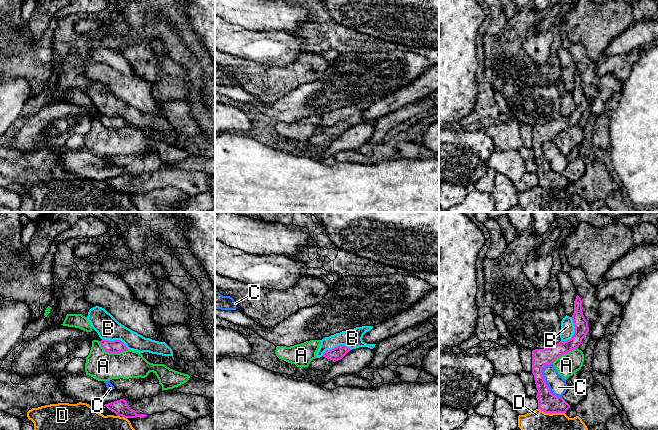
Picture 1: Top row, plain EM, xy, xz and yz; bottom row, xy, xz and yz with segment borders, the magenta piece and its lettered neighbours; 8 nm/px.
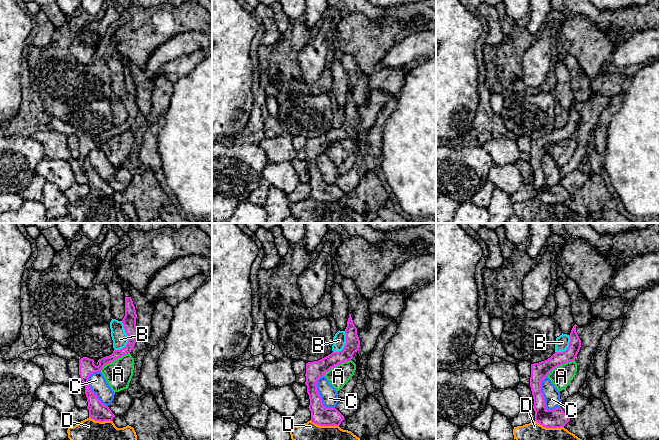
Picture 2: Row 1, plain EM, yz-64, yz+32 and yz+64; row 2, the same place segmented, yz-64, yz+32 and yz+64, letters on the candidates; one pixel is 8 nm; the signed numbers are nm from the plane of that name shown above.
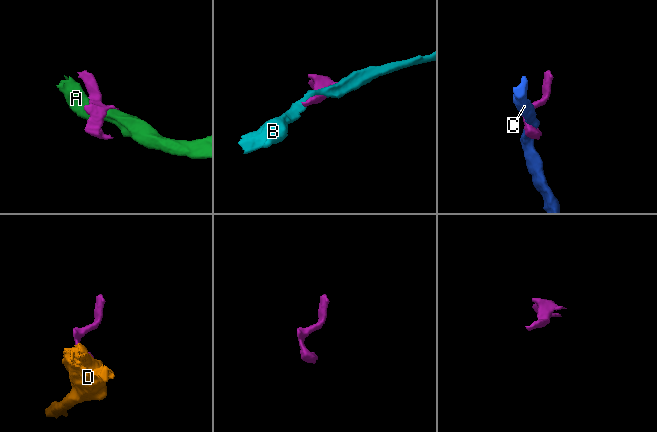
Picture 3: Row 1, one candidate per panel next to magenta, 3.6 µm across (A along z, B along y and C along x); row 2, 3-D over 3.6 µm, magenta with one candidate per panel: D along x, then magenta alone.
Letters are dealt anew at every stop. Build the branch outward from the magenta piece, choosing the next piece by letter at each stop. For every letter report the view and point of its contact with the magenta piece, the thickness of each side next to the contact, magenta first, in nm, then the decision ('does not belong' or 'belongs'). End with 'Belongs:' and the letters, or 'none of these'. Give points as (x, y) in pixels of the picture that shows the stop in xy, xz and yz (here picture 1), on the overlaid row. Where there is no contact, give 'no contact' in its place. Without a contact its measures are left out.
A: contact xy (112, 352); calibres 110 and 240 nm; does not belong
B: contact yz (575, 332); calibres 120 and 110 nm; does not belong
C: contact yz (545, 383); calibres 160 and 140 nm; does not belong
D: contact yz (551, 413); calibres 160 and 160 nm; does not belong
Belongs: none of these

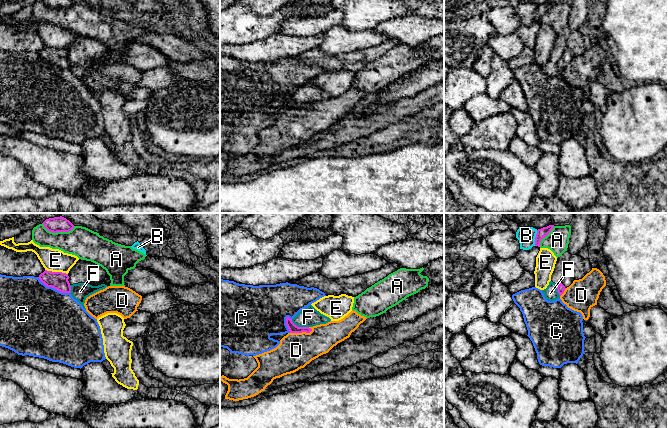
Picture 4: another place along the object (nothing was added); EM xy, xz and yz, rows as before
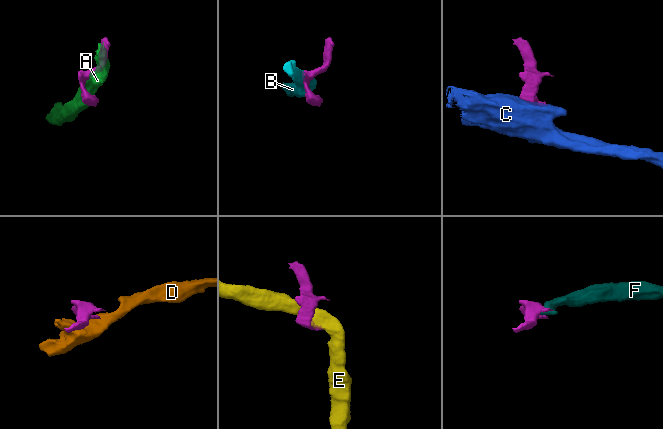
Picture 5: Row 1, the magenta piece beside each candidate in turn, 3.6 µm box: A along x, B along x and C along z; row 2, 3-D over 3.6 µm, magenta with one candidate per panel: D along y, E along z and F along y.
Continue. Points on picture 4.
A: contact xy (58, 231); calibres 130 and 240 nm; does not belong
B: contact yz (535, 238); calibres 80 and 140 nm; does not belong
C: contact xy (53, 287); calibres 140 and 480 nm; does not belong
D: contact xz (301, 332); calibres 70 and 280 nm; does not belong
E: contact xy (56, 272); calibres 140 and 190 nm; does not belong
F: contact xz (299, 327); calibres 70 and 160 nm; does not belong
Belongs: none of these

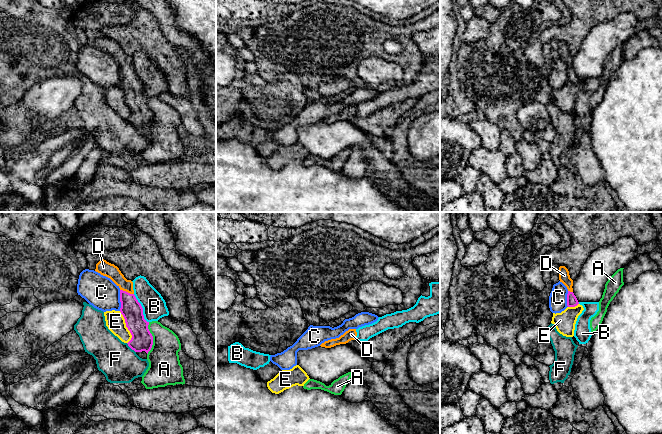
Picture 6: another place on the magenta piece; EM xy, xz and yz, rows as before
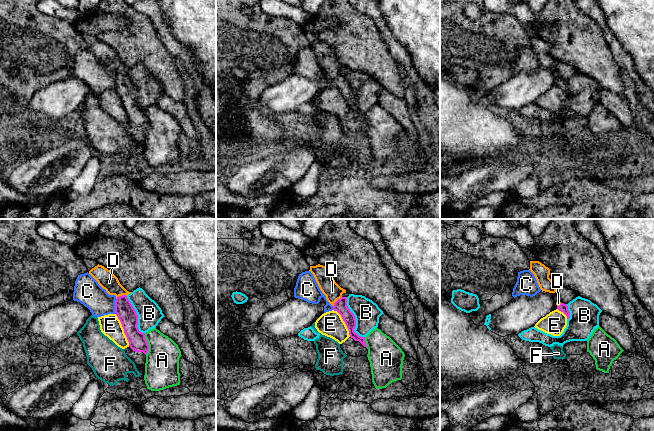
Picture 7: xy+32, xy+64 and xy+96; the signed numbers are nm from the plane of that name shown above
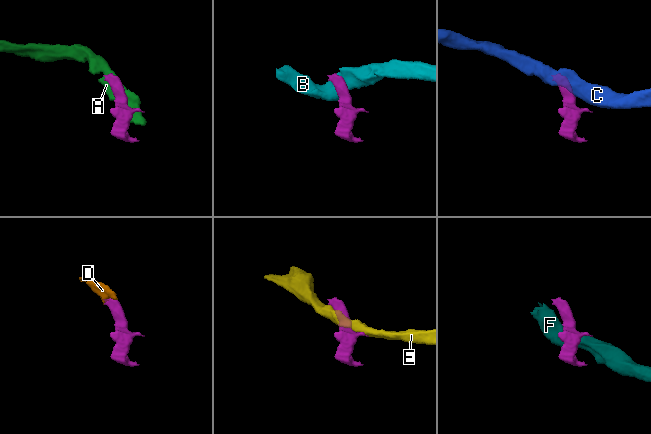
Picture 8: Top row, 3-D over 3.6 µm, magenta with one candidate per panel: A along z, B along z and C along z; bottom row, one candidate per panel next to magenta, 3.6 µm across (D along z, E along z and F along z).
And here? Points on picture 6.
A: contact xy (152, 338); calibres 180 and 260 nm; does not belong
B: contact xy (142, 308); calibres 170 and 190 nm; does not belong
C: contact xy (120, 300); calibres 170 and 260 nm; does not belong
D: contact xy (127, 292); calibres 170 and 120 nm; belongs
E: contact xy (126, 326); calibres 180 and 150 nm; does not belong
F: contact xy (131, 348); calibres 180 and 300 nm; does not belong
Belongs: D

